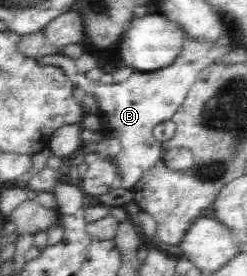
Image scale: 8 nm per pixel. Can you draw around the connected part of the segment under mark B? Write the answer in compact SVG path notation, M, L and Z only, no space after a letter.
M186 35L183 52L173 64L170 64L170 67L152 72L136 71L130 75L130 78L118 84L92 82L84 74L78 72L74 60L64 54L44 56L39 59L39 64L58 66L70 77L75 87L99 99L102 131L120 141L120 152L112 159L116 171L120 174L121 187L130 191L138 180L142 179L142 174L153 168L154 164L160 160L161 142L152 134L154 126L171 119L184 103L188 90L194 84L198 73L230 51L230 44L227 41L221 41L216 47L208 47L206 43L198 43Z

